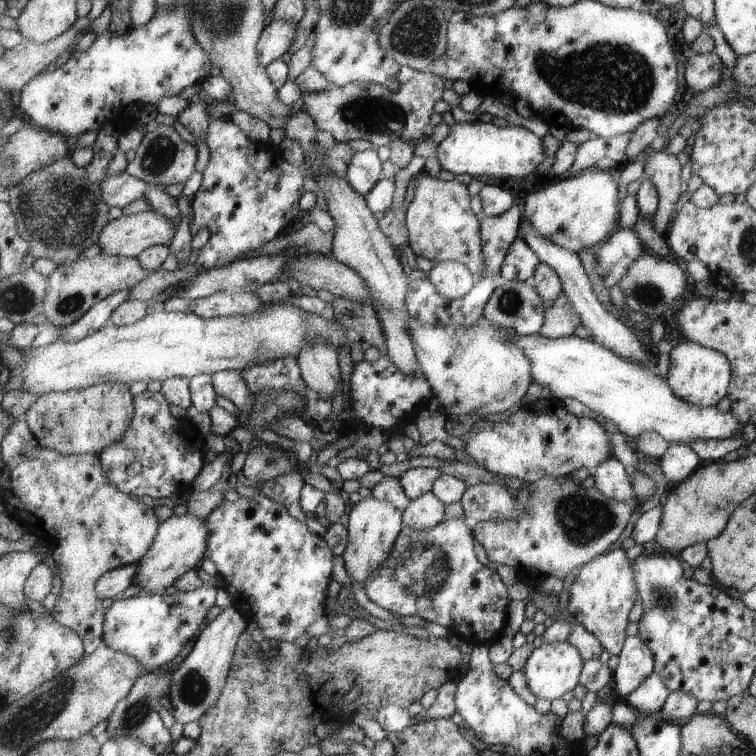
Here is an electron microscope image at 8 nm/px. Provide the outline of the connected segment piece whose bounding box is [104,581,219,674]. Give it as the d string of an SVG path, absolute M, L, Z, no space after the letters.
M207 581L203 588L195 592L179 591L174 594L135 595L125 600L109 603L104 624L104 638L107 645L116 651L134 656L146 668L145 674L161 670L159 666L173 662L183 646L196 640L202 633L201 626L207 620L209 608L218 599L219 587Z

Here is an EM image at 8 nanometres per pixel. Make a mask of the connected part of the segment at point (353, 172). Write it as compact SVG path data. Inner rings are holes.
M375 149L357 151L351 159L346 178L351 186L363 196L367 196L381 180L383 162Z

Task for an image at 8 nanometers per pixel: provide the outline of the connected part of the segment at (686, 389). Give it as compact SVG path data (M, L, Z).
M686 340L675 346L669 356L670 364L666 379L677 396L692 405L703 407L715 407L728 396L733 368L730 360L722 352Z

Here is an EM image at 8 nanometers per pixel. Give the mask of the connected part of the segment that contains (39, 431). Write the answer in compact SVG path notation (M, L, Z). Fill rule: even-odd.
M103 383L86 389L42 394L26 412L24 419L30 424L42 448L70 457L85 453L100 455L107 447L123 440L134 416L134 395L129 385Z

